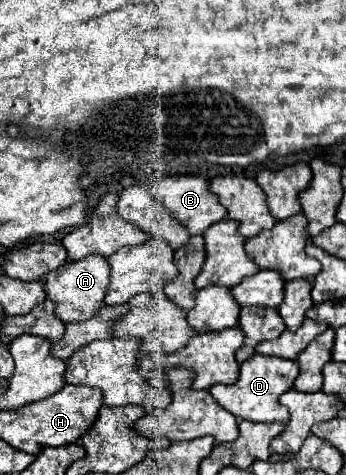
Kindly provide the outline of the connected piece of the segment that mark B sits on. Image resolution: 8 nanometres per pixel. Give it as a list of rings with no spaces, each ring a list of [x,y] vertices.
[[[181,175],[181,177],[165,177],[155,183],[155,195],[165,203],[165,207],[187,225],[193,235],[205,233],[213,223],[219,223],[227,217],[227,209],[219,203],[215,193],[211,195],[209,181],[203,175]]]

